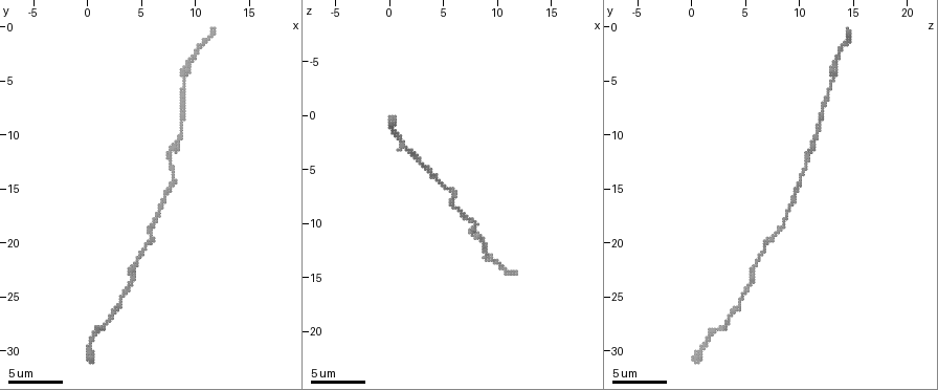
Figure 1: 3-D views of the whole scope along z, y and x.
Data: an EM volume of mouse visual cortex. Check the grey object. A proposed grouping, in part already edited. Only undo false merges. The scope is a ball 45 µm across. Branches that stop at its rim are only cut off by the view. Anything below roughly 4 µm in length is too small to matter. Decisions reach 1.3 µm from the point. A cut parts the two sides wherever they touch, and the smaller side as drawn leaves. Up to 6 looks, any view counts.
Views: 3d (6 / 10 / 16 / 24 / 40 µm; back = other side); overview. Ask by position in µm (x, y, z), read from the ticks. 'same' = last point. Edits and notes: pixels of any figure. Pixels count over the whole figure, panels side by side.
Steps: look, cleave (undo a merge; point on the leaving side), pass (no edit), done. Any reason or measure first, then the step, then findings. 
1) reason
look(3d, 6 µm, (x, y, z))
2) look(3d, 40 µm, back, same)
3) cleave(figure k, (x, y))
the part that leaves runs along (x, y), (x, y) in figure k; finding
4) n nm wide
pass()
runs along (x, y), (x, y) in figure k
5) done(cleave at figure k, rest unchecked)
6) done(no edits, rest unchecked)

a narrow waist
look(3d, 16 µm, (1.8, 27.4, 3.2))

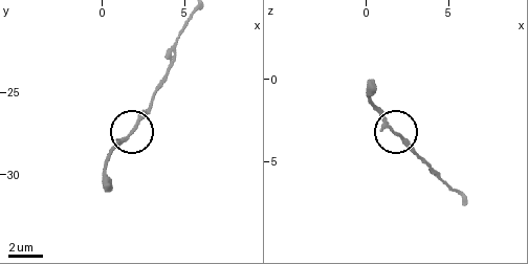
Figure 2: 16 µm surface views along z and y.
pass()
runs along (462, 199), (372, 108) in figure 2; one neuron here

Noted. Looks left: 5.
thick turns thin
look(3d, 6 µm, (3.8, 23.8, 5.6))

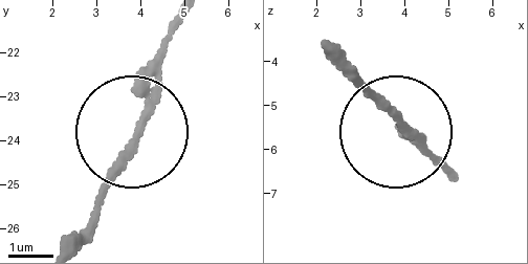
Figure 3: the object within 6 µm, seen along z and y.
other side
look(3d, 6 µm, back, (3.90, 23.90, 5.40))

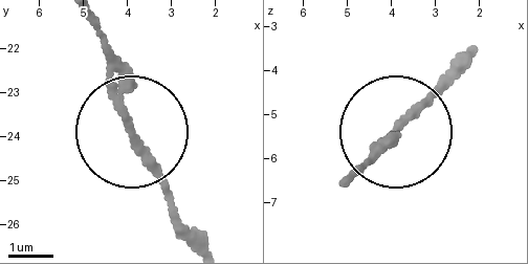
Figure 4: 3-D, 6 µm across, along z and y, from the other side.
160 nm wide
pass()
runs along (89, 20), (115, 111), (198, 230) in figure 4; one neuron here

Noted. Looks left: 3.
calibre changes
look(3d, 10 µm, (8.4, 10.6, 11.4))

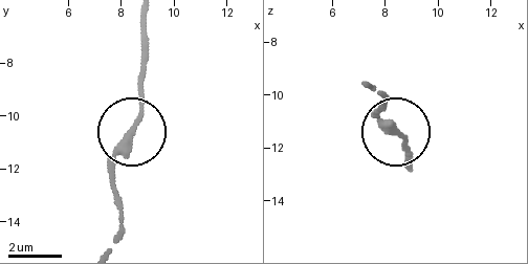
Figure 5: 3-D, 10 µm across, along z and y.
look(3d, 10 µm, back, (8.5, 10.5, 11.4))

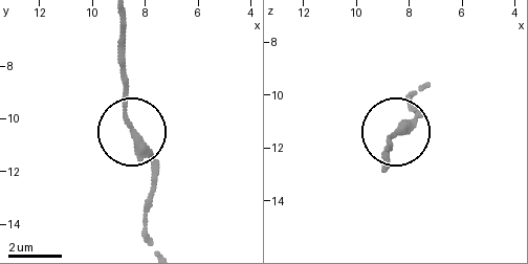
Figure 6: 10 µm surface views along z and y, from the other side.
260 nm wide
pass()
runs along (153, 243), (147, 222), (153, 169), (126, 108), (126, 49) in figure 6; all the same neuron

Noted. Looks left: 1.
done(no edits, rest unchecked)

